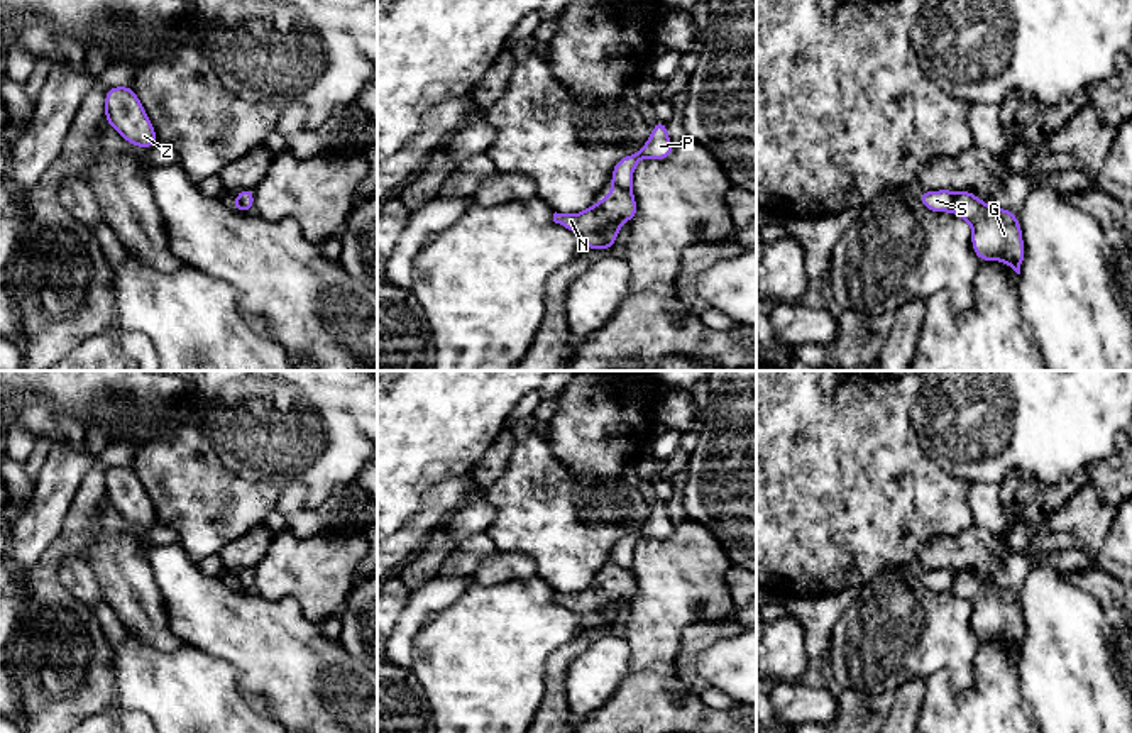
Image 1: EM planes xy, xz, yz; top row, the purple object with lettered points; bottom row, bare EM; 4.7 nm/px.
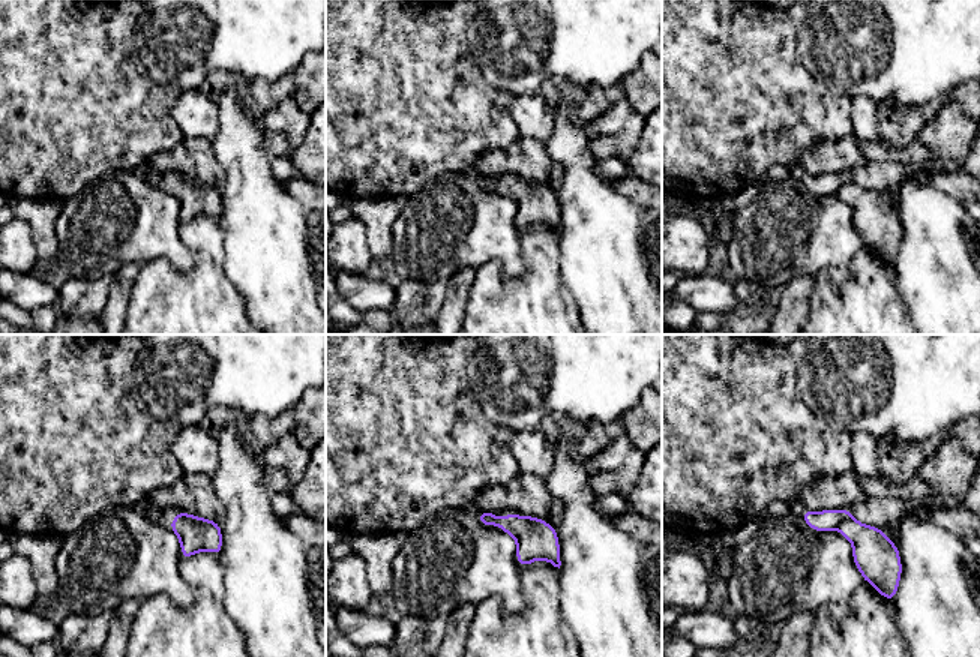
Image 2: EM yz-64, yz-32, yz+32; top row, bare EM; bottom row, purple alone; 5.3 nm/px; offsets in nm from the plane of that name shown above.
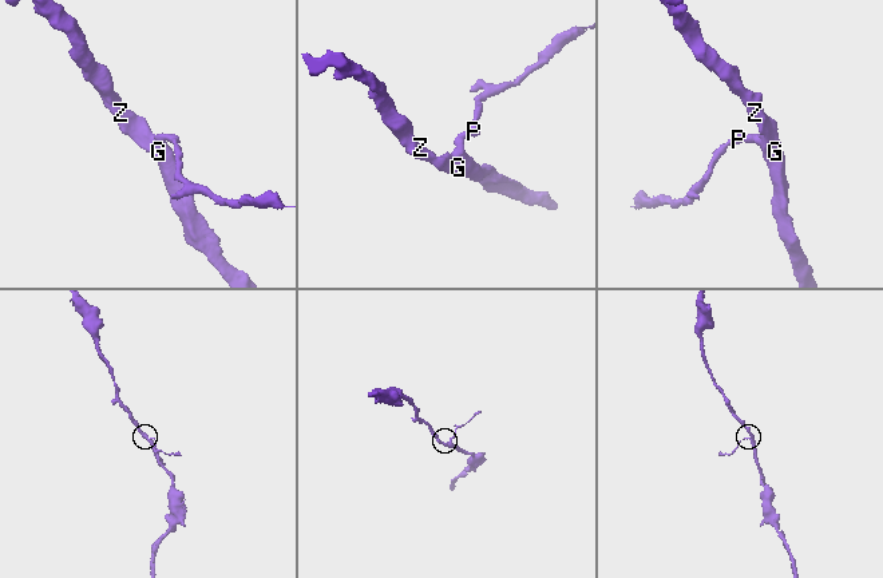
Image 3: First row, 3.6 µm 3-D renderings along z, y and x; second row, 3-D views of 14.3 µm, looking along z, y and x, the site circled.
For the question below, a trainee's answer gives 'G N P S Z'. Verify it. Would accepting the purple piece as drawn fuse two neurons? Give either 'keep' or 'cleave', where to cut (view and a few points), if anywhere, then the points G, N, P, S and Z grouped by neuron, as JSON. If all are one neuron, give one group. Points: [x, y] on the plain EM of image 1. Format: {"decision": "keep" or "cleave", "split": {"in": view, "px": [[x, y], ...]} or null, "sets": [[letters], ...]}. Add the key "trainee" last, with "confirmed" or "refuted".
{"decision": "cleave", "split": {"in": "yz", "px": [[958, 571], [950, 589]]}, "sets": [["G", "N", "Z"], ["P", "S"]], "trainee": "refuted"}

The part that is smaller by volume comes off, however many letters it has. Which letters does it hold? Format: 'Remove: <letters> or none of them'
Remove: P, S

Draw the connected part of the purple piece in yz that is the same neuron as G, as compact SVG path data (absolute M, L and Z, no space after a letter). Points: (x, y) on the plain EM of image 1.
M958 570L951 591L971 604L971 626L980 640L1002 640L1020 653L1025 628L1015 592L981 581L973 570Z

